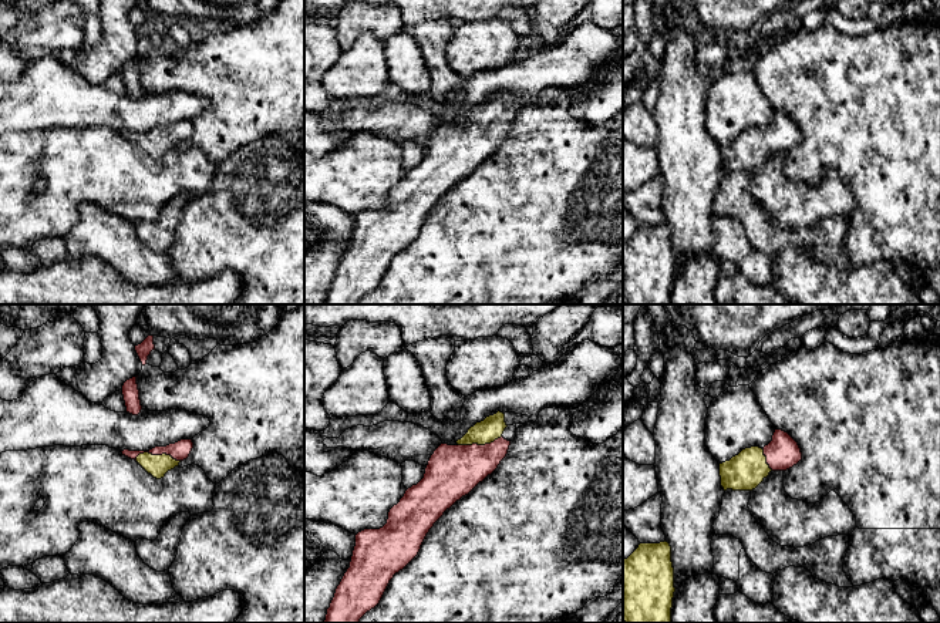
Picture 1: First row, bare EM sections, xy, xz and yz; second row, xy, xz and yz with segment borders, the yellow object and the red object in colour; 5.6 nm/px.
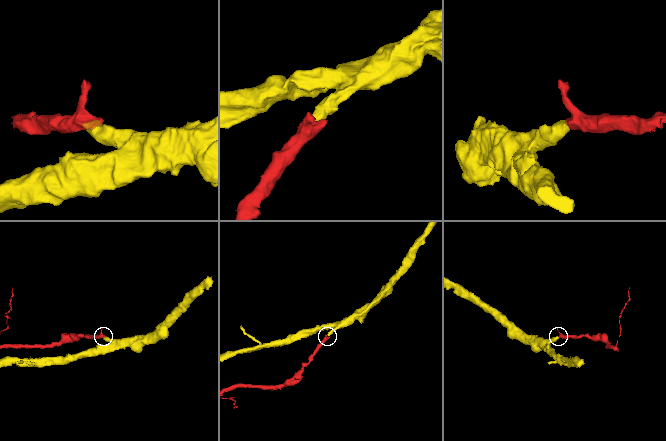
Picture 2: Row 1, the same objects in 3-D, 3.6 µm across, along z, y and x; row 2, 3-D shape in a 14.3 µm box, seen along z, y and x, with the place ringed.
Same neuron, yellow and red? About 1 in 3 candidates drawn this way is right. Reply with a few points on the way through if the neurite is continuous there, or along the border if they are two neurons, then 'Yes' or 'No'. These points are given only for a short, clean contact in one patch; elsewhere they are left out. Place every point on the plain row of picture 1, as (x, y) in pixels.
Path across: xy (157, 147), (158, 137), (174, 135), (181, 131). Yes

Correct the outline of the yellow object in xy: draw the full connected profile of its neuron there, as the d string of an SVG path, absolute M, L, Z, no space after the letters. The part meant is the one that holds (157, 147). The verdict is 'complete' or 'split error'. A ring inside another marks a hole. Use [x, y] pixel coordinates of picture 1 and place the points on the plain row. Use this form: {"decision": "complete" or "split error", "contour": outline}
{"decision": "split error", "contour": "M181 121L166 128L155 128L149 132L121 132L122 137L135 141L148 155L161 161L165 155L186 141L193 129L192 121Z"}

